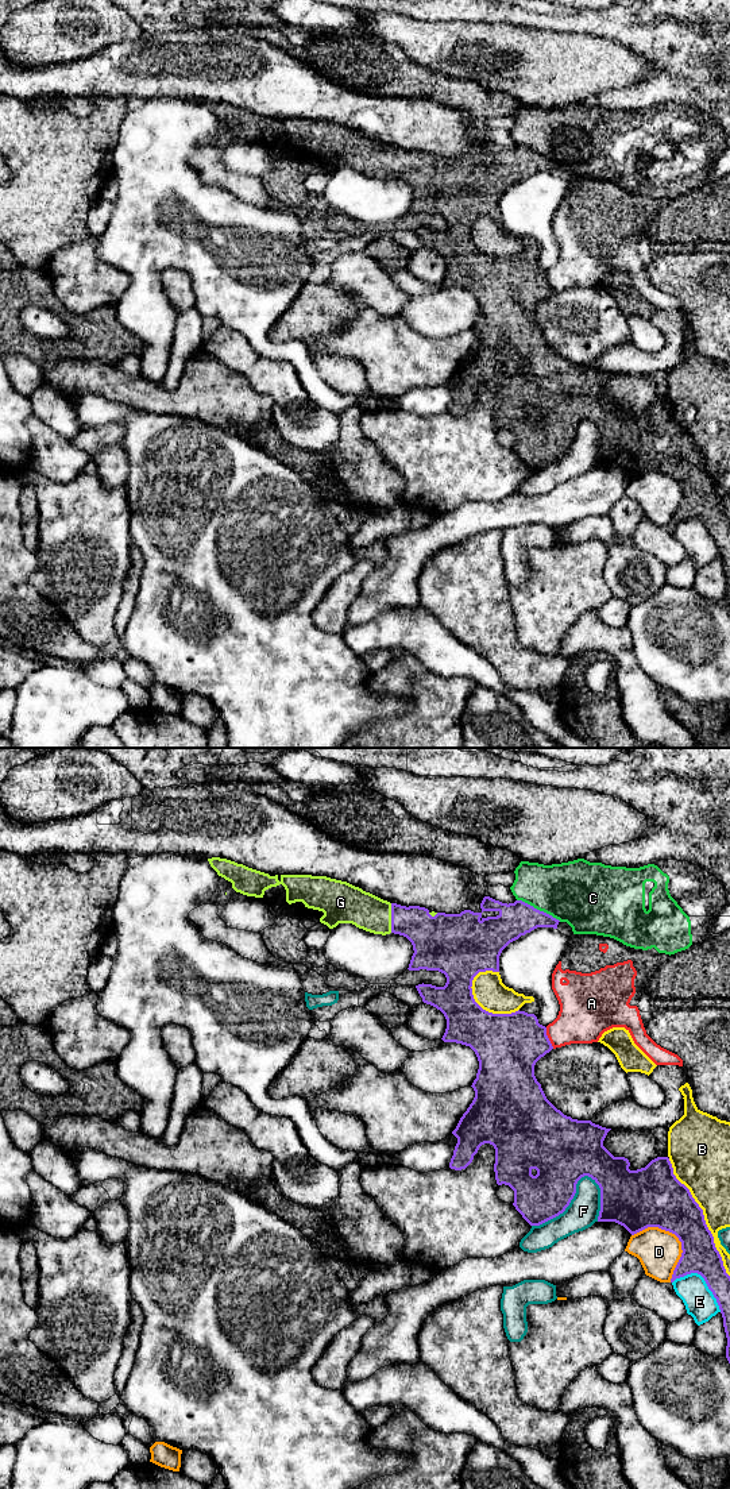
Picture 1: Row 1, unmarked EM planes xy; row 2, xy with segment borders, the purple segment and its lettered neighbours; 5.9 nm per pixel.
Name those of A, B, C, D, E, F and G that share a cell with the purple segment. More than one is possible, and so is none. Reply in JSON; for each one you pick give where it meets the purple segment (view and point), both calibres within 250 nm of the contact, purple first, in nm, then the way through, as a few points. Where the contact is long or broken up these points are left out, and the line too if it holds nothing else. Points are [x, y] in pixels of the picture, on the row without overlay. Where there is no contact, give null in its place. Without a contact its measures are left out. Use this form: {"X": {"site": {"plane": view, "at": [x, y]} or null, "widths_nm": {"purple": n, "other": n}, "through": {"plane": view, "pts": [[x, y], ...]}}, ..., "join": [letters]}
{"G": {"site": {"plane": "xy", "at": [391, 162]}, "widths_nm": {"purple": 240, "other": 220}}, "join": ["G"]}

